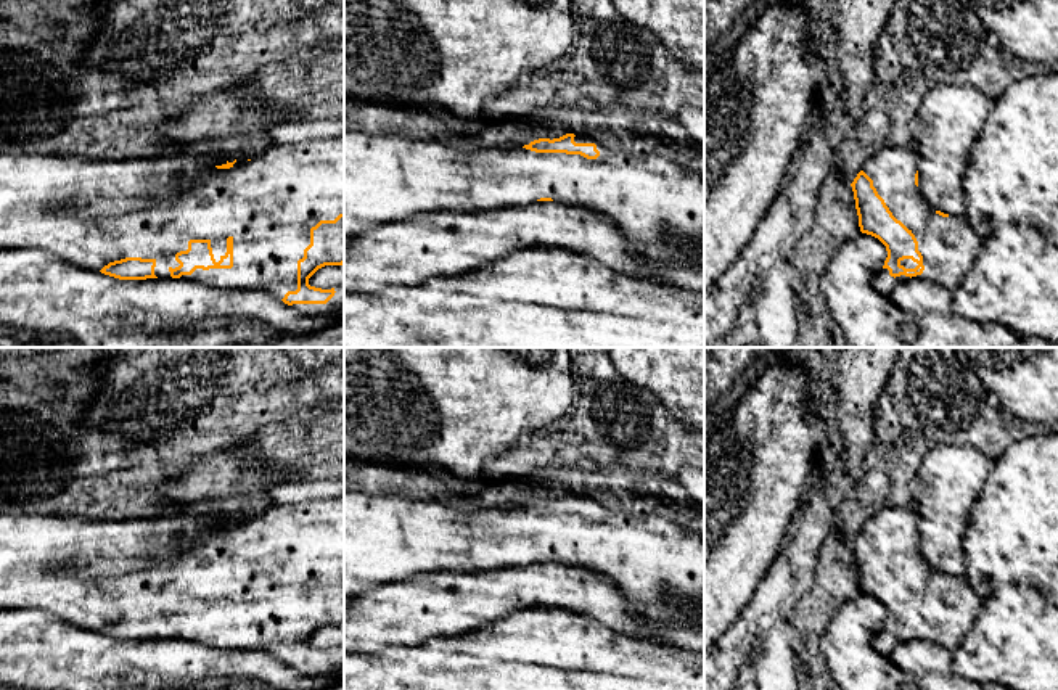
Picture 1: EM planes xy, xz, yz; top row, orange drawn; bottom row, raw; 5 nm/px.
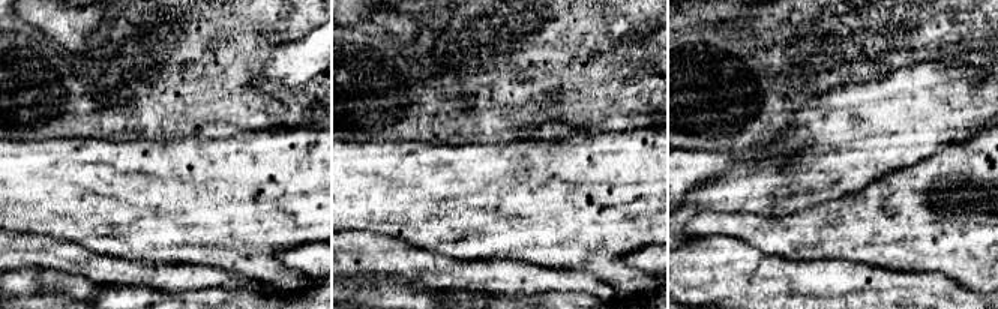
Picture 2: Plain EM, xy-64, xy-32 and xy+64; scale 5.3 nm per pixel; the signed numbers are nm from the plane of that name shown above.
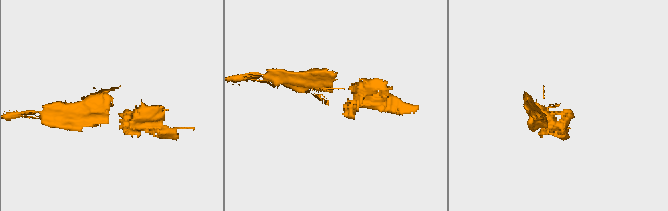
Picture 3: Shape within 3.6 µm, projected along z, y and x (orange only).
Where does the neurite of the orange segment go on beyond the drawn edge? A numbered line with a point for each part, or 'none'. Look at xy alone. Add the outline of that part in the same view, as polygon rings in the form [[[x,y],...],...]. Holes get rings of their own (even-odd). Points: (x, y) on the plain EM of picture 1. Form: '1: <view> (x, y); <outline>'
1: xy (90, 573); [[[344,497],[296,505],[273,503],[264,515],[235,523],[230,529],[204,529],[188,547],[178,550],[174,540],[182,520],[175,513],[132,520],[87,520],[59,513],[0,515],[0,610],[43,610],[93,632],[125,618],[154,619],[154,635],[169,639],[169,629],[180,626],[175,614],[187,611],[190,600],[209,600],[219,622],[227,613],[227,598],[232,597],[232,629],[196,629],[180,639],[225,650],[260,650],[277,659],[296,651],[297,621],[310,605],[310,589],[320,581],[334,581],[344,574]]]

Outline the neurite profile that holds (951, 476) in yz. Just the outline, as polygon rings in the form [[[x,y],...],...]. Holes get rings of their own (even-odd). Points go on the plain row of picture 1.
[[[937,444],[928,450],[912,481],[923,560],[953,577],[966,574],[965,536],[973,503],[995,460],[973,446]]]

